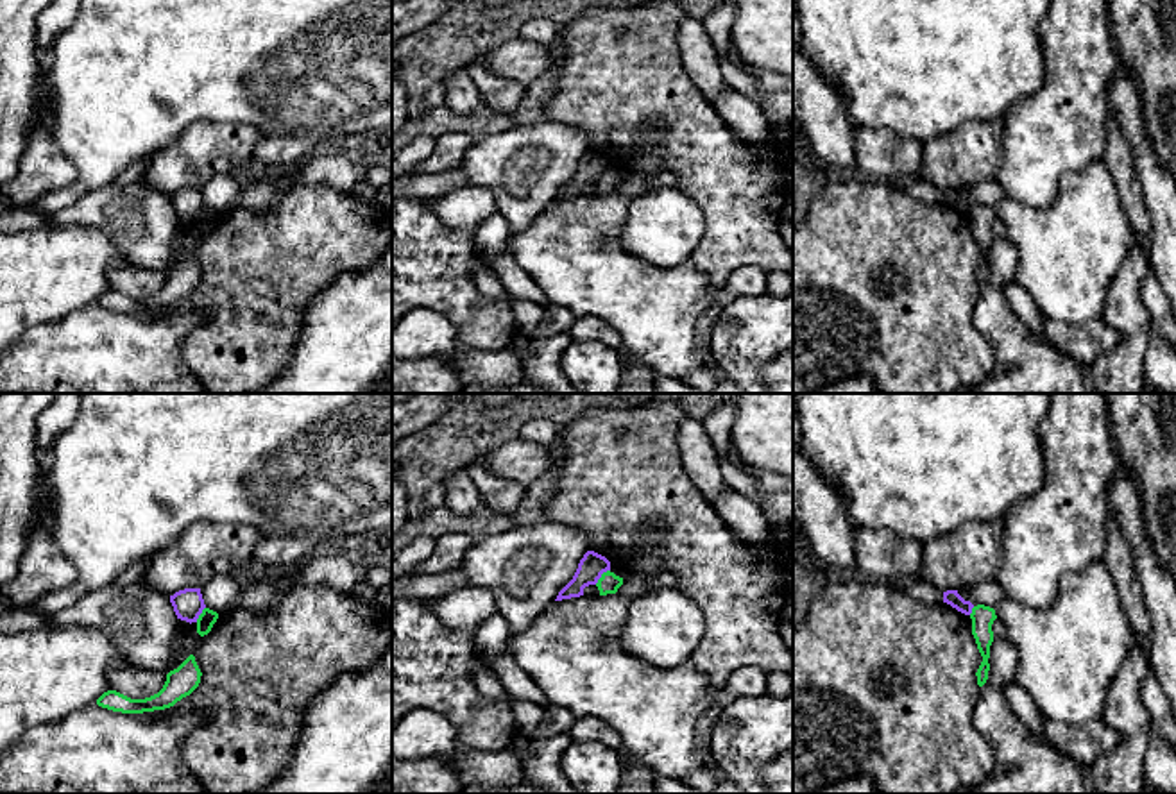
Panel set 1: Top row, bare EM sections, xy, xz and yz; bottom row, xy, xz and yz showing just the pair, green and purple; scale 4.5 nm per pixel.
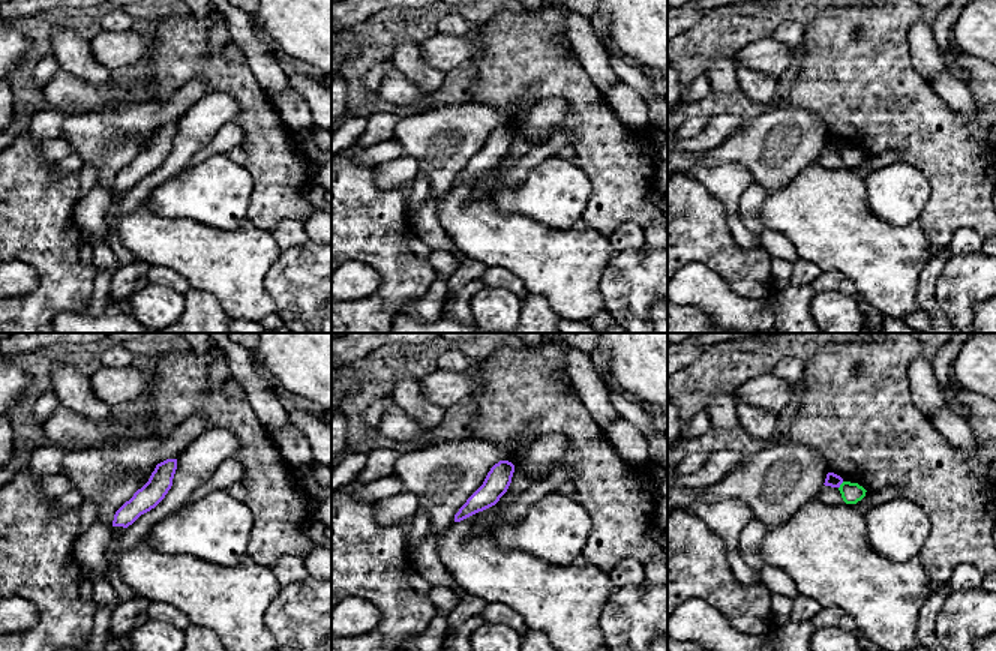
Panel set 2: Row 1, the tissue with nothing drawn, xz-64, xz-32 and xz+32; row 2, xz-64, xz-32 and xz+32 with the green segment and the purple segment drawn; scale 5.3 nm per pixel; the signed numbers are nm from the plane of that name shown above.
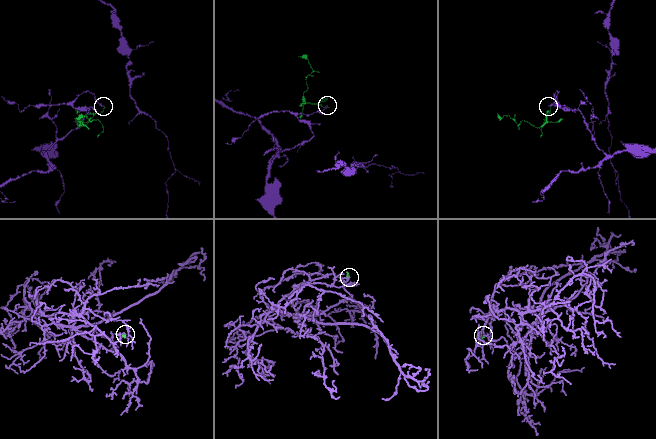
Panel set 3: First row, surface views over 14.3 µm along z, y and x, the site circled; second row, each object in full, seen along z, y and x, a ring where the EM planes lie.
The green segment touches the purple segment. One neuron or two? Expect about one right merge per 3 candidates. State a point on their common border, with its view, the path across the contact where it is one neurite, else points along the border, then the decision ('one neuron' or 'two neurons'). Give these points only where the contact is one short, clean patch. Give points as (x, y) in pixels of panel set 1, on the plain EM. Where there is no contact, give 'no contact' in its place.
contact xz (602, 176); border xz (609, 168), (595, 183); two neurons

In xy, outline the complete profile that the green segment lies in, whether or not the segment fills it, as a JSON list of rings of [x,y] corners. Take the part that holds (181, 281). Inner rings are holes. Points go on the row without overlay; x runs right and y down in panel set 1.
[[[190,254],[177,268],[166,274],[166,281],[158,293],[145,299],[131,299],[116,290],[107,290],[97,299],[97,304],[122,313],[165,309],[190,295],[199,286],[200,275],[195,256]]]

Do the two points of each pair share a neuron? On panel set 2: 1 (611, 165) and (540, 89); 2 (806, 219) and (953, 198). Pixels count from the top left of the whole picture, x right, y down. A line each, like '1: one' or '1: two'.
1: one
2: two

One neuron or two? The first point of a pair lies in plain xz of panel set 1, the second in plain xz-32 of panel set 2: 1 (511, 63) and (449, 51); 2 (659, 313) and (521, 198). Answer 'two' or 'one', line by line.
1: one
2: two

